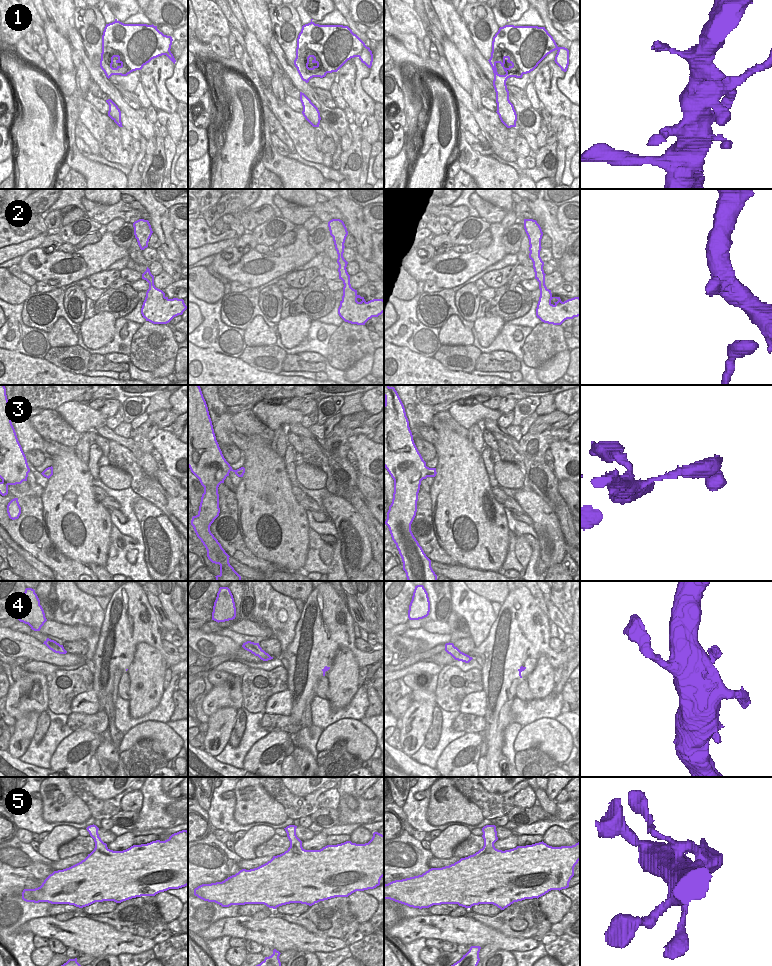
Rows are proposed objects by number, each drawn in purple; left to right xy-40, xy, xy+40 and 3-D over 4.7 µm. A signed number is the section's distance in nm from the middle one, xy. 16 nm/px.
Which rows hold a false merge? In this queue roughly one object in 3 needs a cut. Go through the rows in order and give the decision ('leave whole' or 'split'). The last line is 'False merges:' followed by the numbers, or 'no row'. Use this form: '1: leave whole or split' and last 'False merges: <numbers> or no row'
1: leave whole
2: leave whole
3: leave whole
4: leave whole
5: leave whole
False merges: no row

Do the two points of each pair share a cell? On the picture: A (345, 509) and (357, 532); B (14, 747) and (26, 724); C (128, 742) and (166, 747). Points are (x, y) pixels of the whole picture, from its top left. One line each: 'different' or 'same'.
A: same
B: same
C: same

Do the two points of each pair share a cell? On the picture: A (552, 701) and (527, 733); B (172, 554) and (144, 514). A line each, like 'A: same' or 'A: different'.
A: different
B: same

